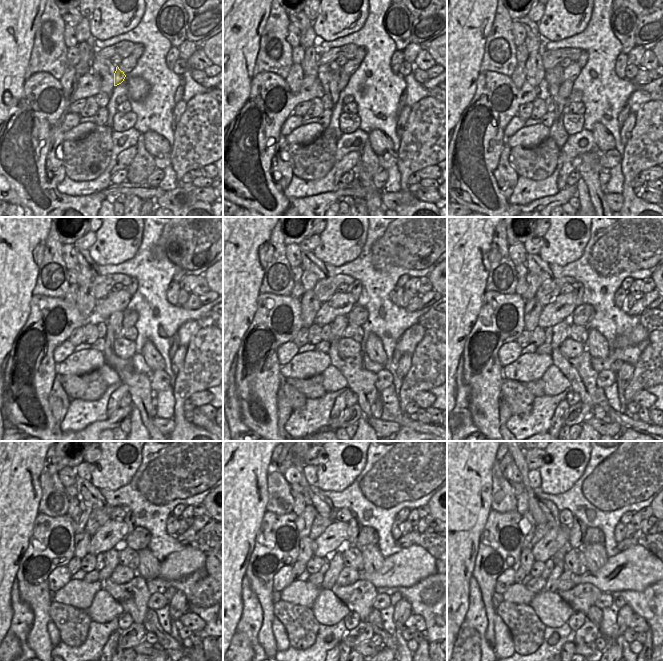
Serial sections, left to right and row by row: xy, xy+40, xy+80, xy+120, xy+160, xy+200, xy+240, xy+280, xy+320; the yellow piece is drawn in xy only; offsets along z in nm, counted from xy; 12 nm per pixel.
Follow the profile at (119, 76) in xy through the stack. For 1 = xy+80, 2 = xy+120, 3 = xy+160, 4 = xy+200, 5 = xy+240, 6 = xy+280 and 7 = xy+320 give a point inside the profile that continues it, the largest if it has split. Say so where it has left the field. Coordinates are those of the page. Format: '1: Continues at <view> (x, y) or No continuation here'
1: Continues at xy+80 (565, 90)
2: Continues at xy+120 (115, 320)
3: Continues at xy+160 (337, 328)
4: Continues at xy+200 (561, 330)
5: Continues at xy+240 (112, 557)
6: Continues at xy+280 (336, 564)
7: Continues at xy+320 (551, 585).

